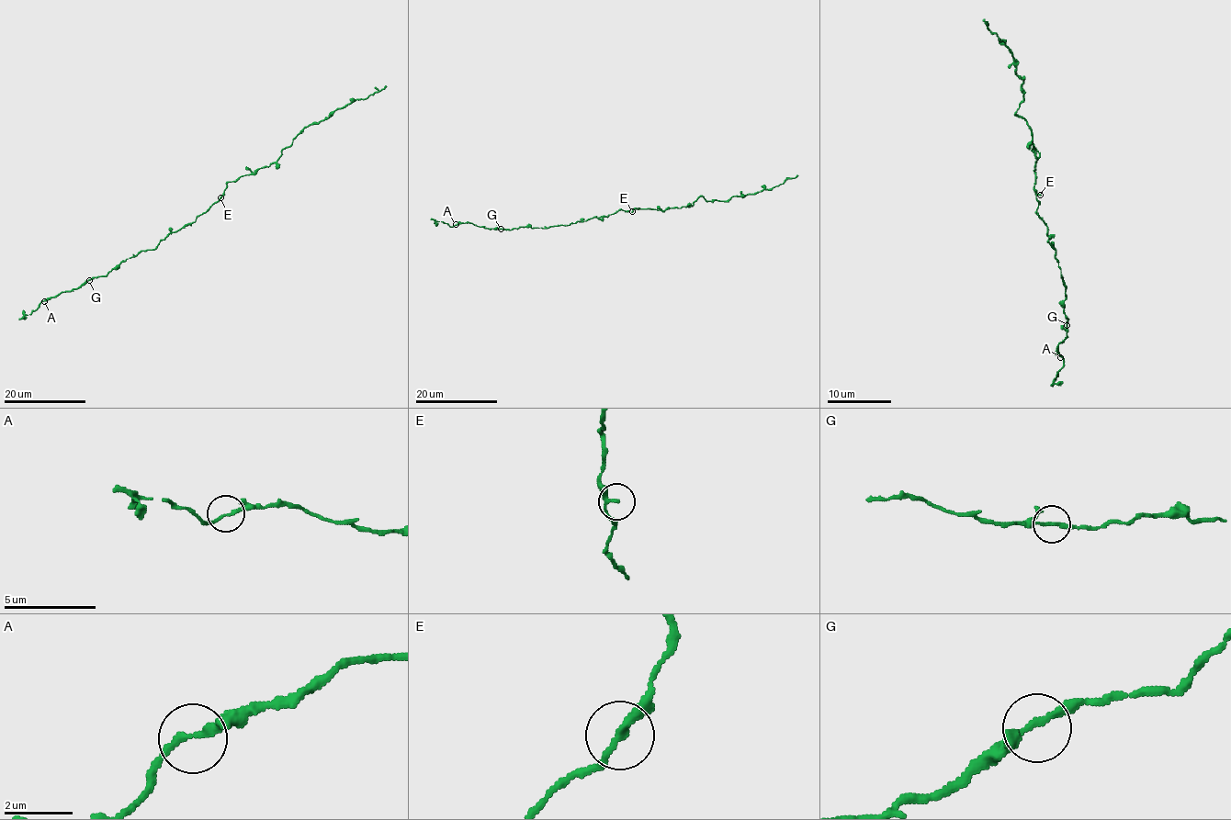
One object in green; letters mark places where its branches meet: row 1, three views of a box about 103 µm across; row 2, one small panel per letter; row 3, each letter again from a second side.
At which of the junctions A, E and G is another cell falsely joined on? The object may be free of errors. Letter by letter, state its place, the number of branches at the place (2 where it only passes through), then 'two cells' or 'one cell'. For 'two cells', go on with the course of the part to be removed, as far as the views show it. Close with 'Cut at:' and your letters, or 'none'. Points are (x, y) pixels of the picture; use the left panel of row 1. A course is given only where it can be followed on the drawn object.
A: at (44, 301); 2 branches meet; one cell
E: at (220, 197); 2 branches meet; one cell
G: at (89, 280); 2 branches meet; one cell
Cut at: none

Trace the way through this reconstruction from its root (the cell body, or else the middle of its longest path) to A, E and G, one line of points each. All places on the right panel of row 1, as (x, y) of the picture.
A: (1036, 210), (1047, 225), (1067, 287), (1064, 313), (1068, 320), (1067, 336), (1057, 347), (1060, 357)
E: (1036, 210), (1039, 204), (1036, 196), (1039, 195)
G: (1036, 210), (1047, 225), (1049, 242), (1055, 251), (1067, 287), (1064, 300), (1067, 325)

